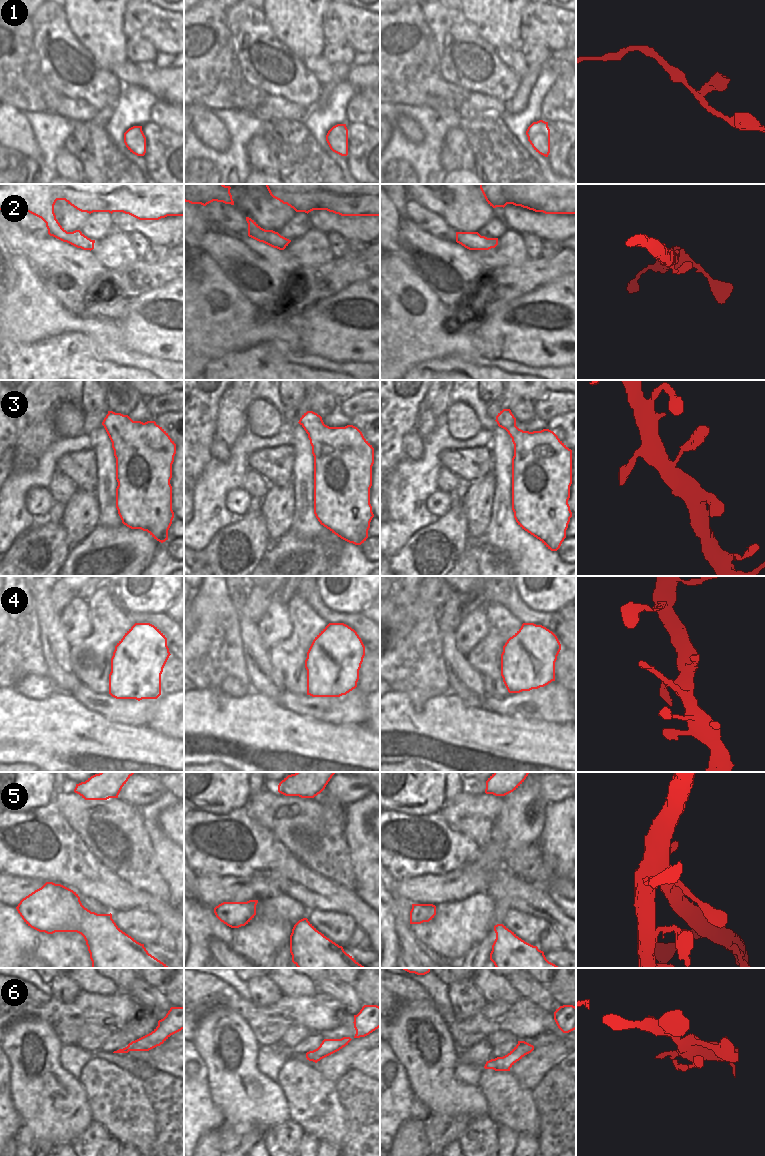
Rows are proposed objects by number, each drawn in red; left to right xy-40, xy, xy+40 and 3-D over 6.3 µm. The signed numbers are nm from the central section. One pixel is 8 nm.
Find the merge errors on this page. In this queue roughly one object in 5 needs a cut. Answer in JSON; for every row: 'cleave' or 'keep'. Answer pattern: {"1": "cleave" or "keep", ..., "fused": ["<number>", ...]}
{"1": "keep", "2": "keep", "3": "keep", "4": "keep", "5": "keep", "6": "keep", "fused": []}

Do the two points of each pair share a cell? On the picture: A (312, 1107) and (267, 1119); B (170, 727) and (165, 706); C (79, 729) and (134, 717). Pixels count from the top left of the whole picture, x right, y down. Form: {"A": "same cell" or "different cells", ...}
{"A": "different cells", "B": "same cell", "C": "different cells"}

